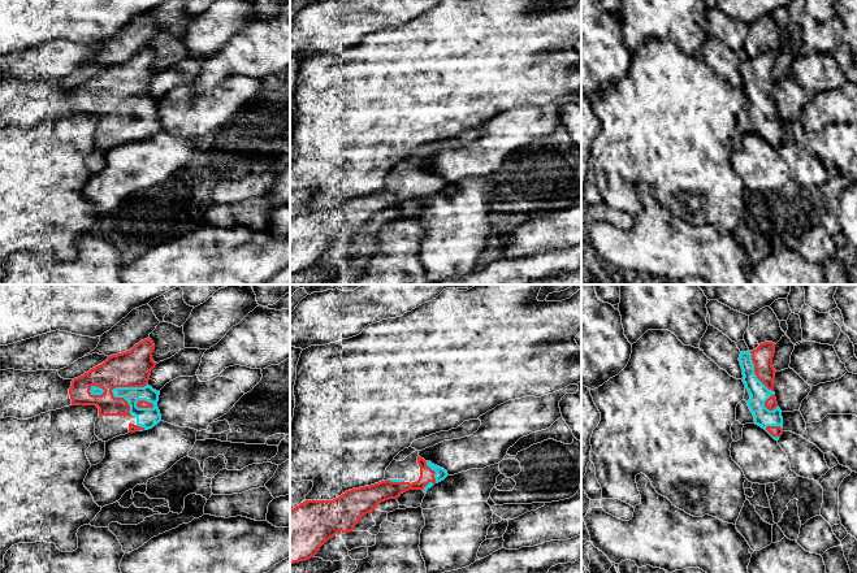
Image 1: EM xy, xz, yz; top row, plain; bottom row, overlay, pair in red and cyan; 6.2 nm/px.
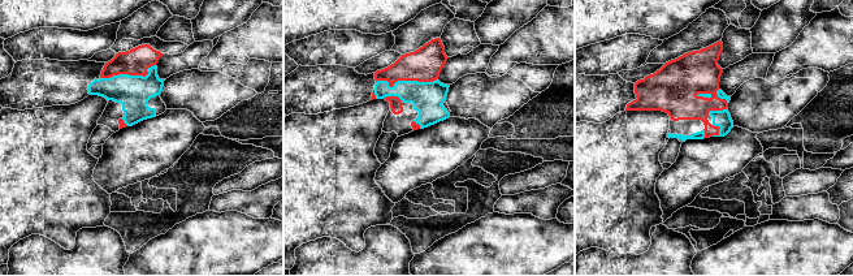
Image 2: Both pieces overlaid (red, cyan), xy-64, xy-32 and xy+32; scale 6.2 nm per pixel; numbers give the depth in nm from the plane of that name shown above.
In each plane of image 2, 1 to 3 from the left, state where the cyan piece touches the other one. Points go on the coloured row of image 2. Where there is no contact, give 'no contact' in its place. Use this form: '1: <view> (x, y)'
1: xy-64 (129, 74)
2: xy-32 (406, 80)
3: xy+32 (719, 128)

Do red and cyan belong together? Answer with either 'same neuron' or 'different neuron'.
same neuron

